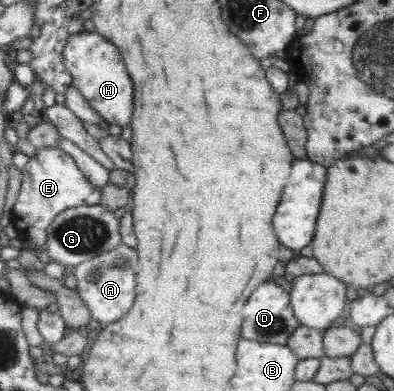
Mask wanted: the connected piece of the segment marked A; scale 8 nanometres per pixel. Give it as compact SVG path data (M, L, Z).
M120 244L109 252L87 259L74 267L74 277L78 282L75 290L81 301L88 307L92 318L102 325L113 323L133 307L137 292L135 291L139 271L137 250Z

